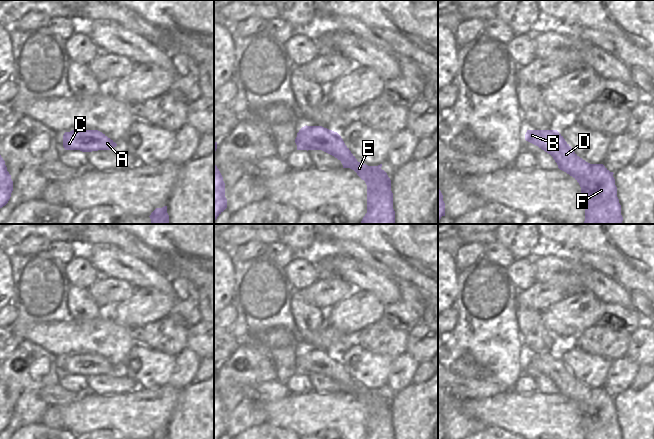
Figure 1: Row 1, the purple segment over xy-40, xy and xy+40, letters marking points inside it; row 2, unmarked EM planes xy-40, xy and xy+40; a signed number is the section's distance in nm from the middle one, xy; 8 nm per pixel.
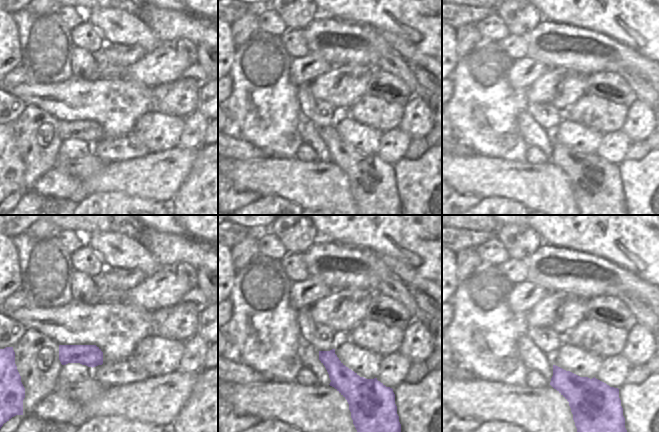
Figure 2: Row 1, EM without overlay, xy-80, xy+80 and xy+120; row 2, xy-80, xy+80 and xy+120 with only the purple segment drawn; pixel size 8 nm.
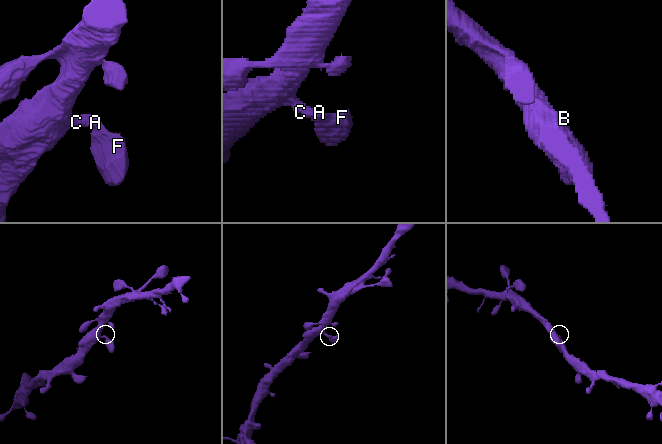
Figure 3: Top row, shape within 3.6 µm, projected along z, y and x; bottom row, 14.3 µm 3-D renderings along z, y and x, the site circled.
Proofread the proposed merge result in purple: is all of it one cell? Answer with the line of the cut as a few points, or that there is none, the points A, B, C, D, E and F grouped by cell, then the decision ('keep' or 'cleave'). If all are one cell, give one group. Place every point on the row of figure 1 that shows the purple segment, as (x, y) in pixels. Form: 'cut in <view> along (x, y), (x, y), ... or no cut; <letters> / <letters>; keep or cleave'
no cut; A B C D E F; keep

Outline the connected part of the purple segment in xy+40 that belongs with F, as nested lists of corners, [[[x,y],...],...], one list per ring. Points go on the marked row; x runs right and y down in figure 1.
[[[527,130],[525,140],[550,154],[558,168],[579,183],[585,209],[583,224],[622,223],[613,172],[603,164],[590,164],[580,158],[557,130]]]

